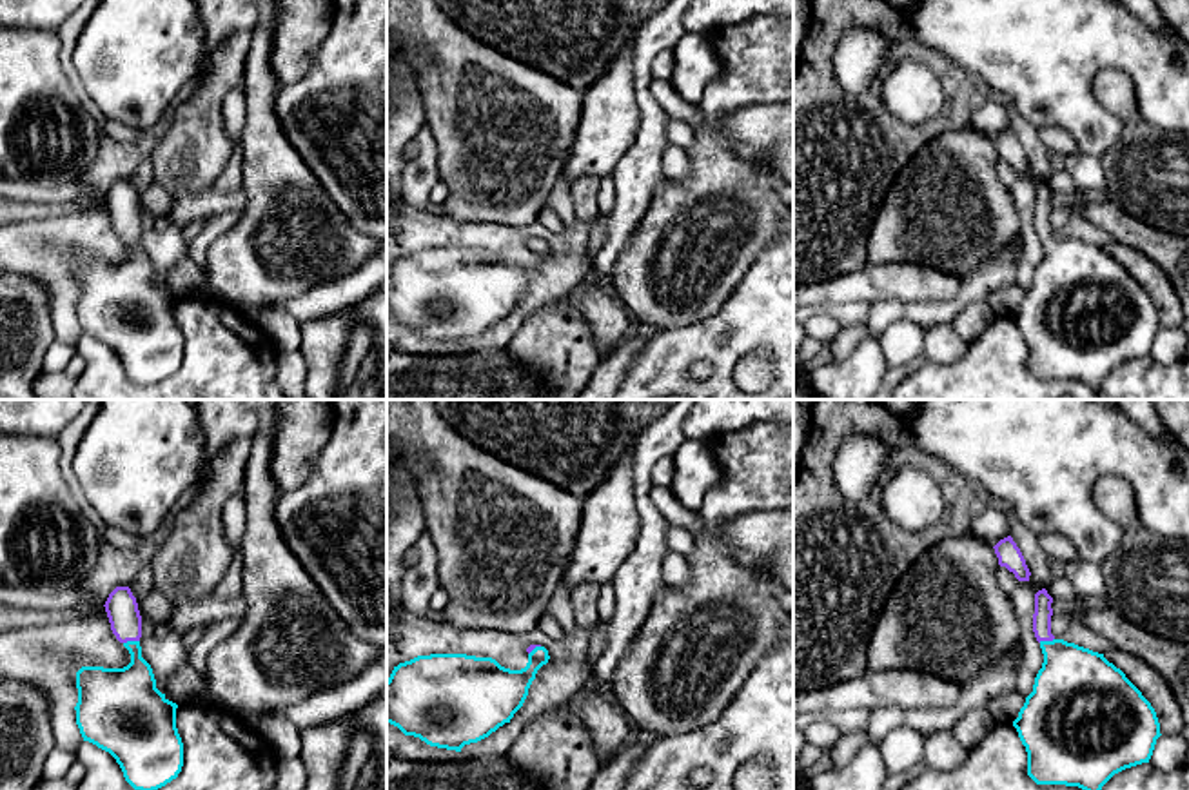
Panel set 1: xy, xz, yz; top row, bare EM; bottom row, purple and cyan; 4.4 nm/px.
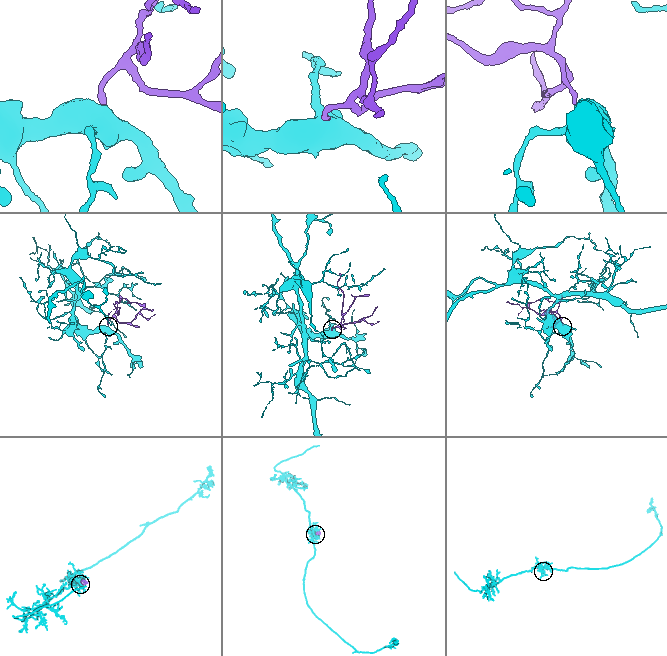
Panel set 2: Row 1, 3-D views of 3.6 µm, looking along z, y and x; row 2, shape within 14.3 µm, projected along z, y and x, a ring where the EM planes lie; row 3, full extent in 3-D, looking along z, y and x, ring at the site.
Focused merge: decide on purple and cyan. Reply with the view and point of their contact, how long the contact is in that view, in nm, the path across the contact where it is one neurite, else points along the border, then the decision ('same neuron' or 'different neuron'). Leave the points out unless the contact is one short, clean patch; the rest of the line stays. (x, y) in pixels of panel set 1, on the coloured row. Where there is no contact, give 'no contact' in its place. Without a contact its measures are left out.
meets purple in xy at (131, 640); contact 70 nm long; runs through xy (122, 609), (131, 640), (135, 685), (127, 696); same neuron

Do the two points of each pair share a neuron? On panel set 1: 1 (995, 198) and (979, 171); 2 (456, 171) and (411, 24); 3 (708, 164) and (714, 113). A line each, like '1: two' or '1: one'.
1: one
2: one
3: one

